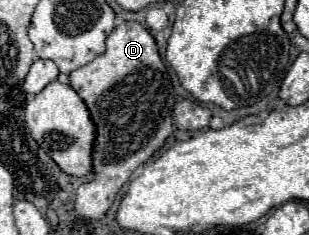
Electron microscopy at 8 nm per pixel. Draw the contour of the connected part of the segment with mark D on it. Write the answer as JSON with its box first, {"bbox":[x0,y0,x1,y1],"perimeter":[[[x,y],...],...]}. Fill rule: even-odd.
{"bbox":[69,21,175,219],"perimeter":[[[125,21],[117,25],[107,35],[105,53],[97,55],[91,63],[75,69],[69,75],[69,87],[77,91],[83,103],[89,109],[91,121],[95,123],[95,141],[93,141],[93,175],[89,183],[79,185],[75,211],[85,219],[101,219],[115,201],[119,189],[129,181],[137,167],[141,167],[157,149],[163,147],[167,137],[173,133],[173,105],[175,105],[175,91],[169,79],[165,64],[159,57],[157,45],[153,35],[137,21]]]}

